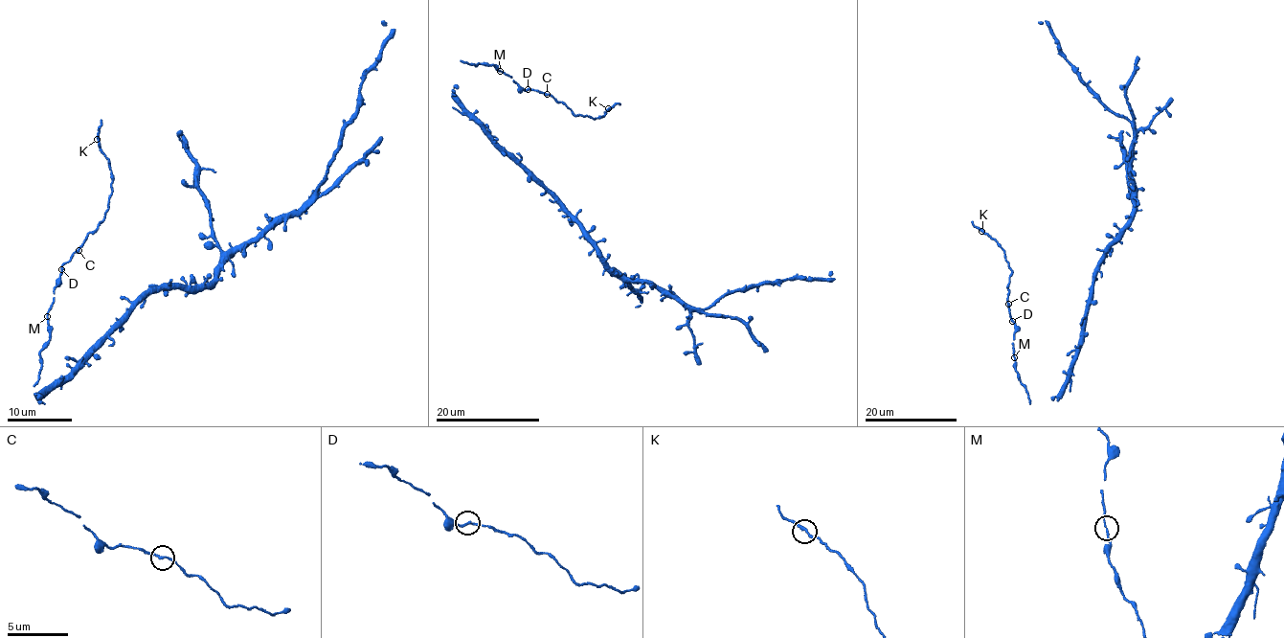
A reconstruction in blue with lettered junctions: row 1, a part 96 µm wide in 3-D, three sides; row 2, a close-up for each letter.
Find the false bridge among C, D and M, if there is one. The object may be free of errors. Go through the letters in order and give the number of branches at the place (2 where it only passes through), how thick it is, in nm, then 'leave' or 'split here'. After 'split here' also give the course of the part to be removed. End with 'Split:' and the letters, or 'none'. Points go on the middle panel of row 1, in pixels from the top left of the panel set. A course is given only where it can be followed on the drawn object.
C: 2 branches meet; 160 nm thick; split here; foreign part runs (547, 95), (562, 102), (575, 114), (595, 119), (605, 114), (608, 107), (619, 103)
D: 2 branches meet; 150 nm thick; leave
M: 2 branches meet; 120 nm thick; leave
Split: C

